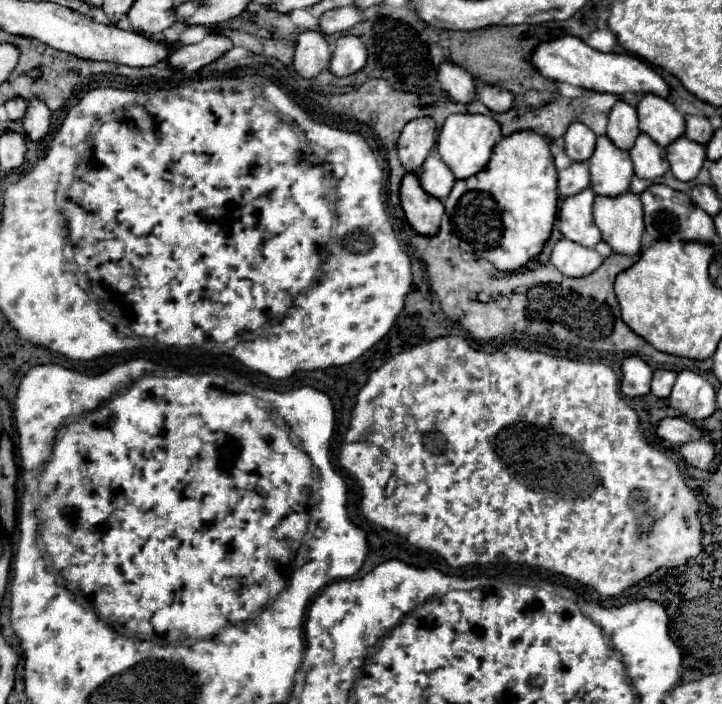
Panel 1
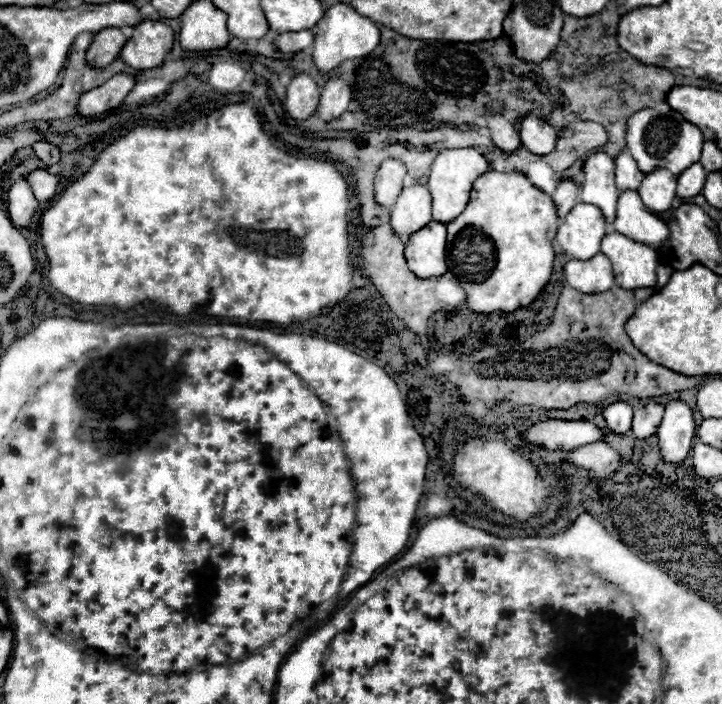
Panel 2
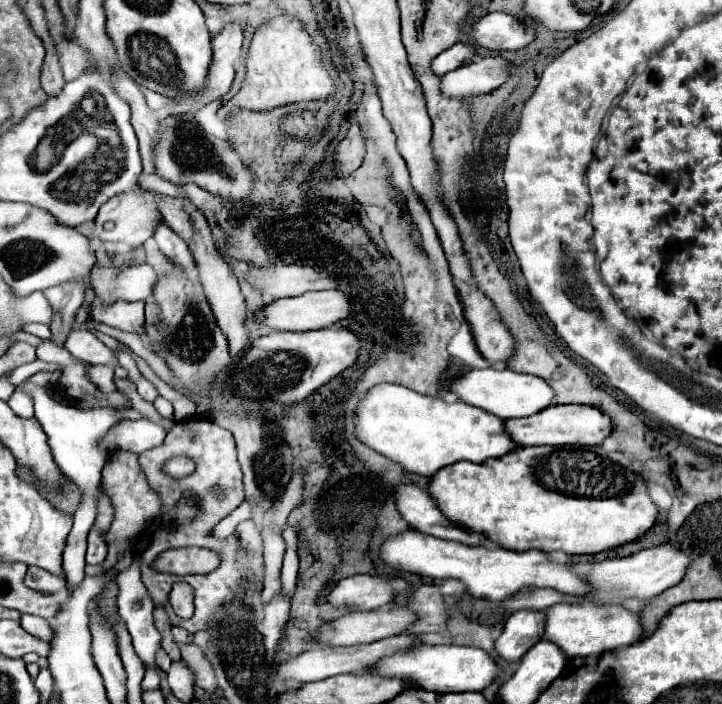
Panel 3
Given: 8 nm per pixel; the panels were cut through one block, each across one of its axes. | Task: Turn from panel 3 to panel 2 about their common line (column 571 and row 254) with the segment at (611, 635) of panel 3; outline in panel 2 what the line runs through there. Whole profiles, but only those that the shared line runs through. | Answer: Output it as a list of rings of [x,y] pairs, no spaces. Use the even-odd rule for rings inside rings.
[[[610,232],[602,238],[600,252],[610,260],[620,288],[636,290],[656,286],[658,252],[650,246],[634,242],[624,234]]]

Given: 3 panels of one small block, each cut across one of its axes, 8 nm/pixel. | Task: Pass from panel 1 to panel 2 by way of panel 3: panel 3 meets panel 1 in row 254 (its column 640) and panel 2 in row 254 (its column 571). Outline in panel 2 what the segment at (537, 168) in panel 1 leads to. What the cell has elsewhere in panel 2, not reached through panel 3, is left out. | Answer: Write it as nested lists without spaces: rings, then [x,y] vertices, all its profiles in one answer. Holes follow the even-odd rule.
[[[482,174],[474,182],[464,212],[446,224],[448,260],[456,262],[448,264],[448,272],[464,288],[466,306],[478,314],[514,312],[530,306],[552,276],[552,242],[558,226],[560,218],[552,198],[538,190],[524,174]],[[462,230],[482,230],[476,232],[478,240],[472,238],[468,242],[468,246],[472,244],[476,248],[450,248]]]

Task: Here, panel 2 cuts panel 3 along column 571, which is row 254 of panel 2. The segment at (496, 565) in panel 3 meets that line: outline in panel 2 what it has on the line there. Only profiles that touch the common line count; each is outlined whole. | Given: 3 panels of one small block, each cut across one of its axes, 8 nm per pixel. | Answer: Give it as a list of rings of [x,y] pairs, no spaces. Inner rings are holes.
[[[582,202],[562,220],[556,232],[556,242],[572,258],[590,260],[600,252],[600,242],[608,234],[606,226],[600,208]]]

